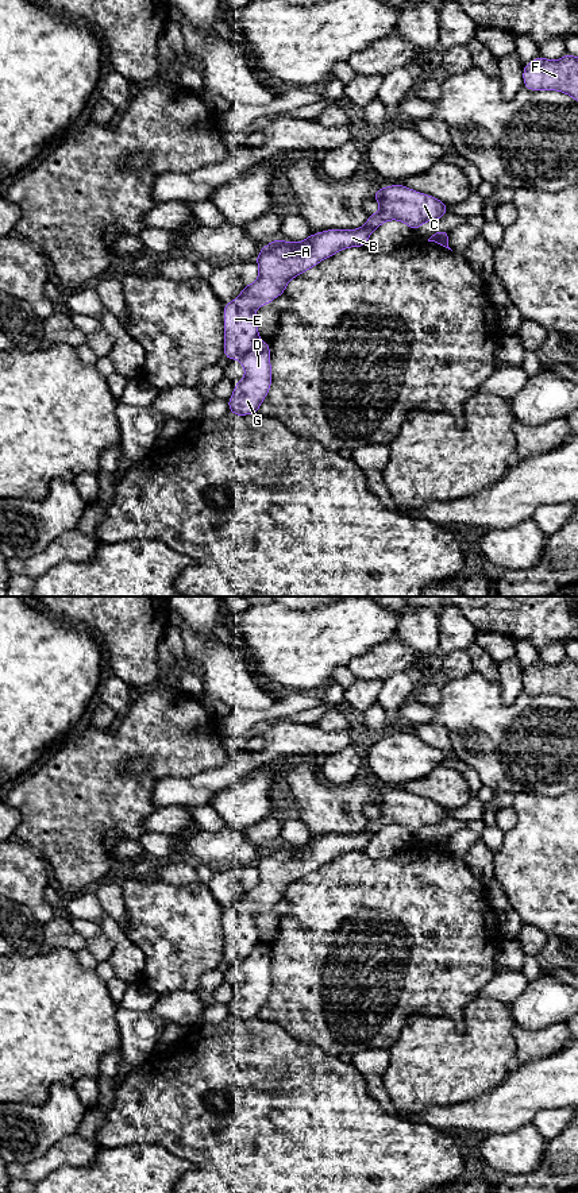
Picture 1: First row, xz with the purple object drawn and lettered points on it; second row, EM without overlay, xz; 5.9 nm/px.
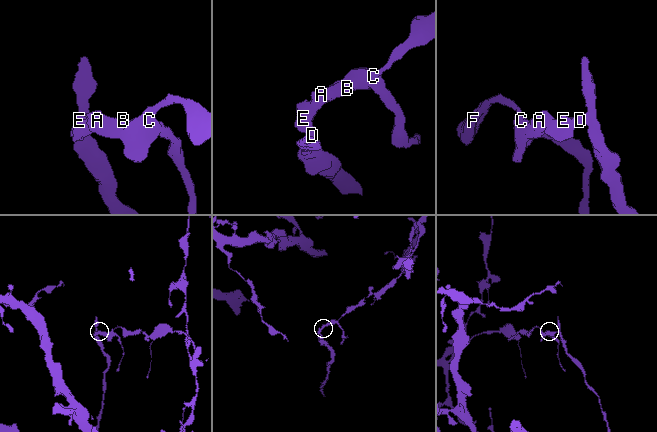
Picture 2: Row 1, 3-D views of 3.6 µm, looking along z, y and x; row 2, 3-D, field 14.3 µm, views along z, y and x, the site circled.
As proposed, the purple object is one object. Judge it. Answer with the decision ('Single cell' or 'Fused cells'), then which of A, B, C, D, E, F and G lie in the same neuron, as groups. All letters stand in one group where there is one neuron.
Fused cells. Groups: A B C E F / D G

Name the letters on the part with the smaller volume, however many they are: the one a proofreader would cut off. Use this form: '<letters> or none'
D, G

